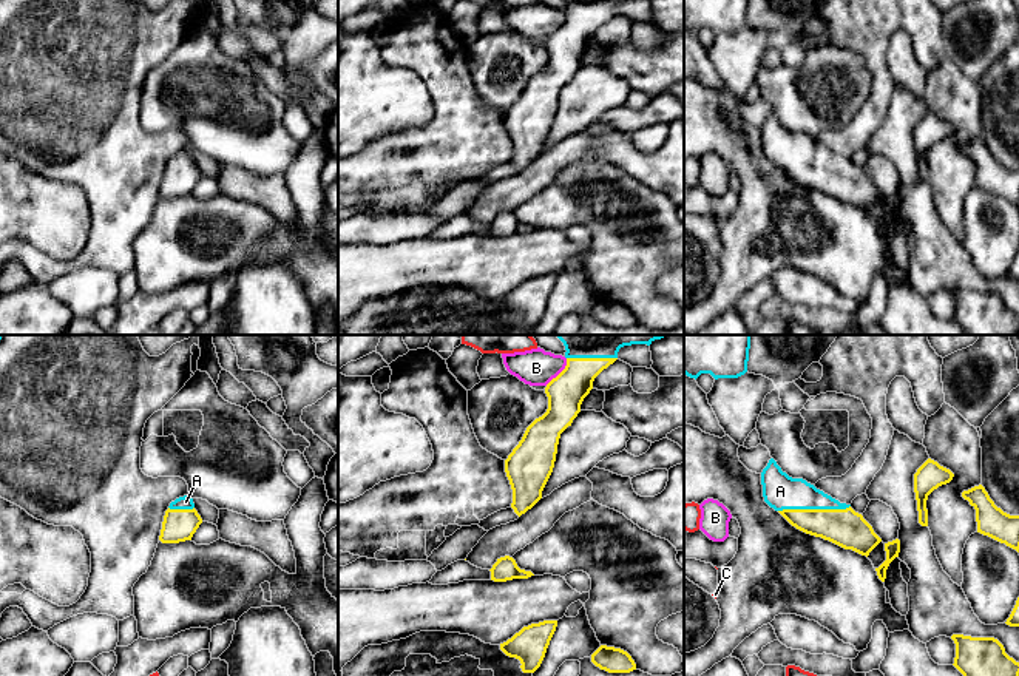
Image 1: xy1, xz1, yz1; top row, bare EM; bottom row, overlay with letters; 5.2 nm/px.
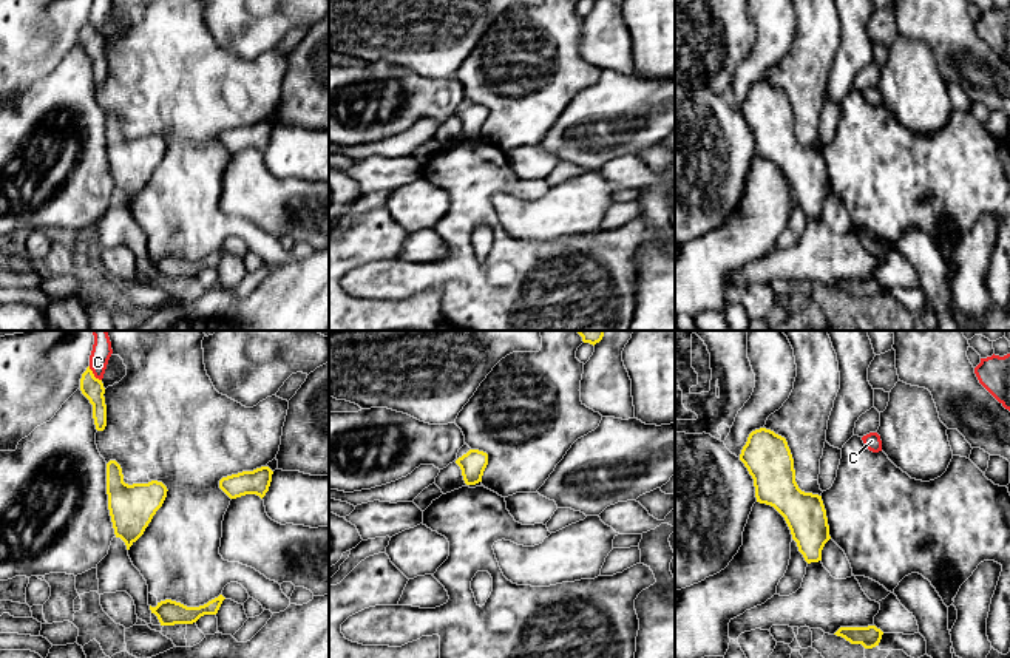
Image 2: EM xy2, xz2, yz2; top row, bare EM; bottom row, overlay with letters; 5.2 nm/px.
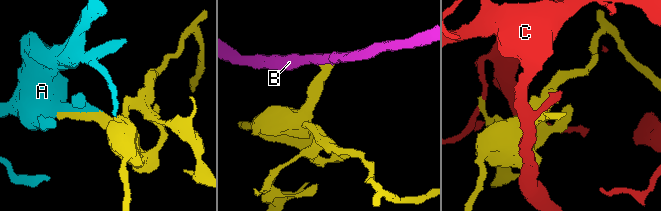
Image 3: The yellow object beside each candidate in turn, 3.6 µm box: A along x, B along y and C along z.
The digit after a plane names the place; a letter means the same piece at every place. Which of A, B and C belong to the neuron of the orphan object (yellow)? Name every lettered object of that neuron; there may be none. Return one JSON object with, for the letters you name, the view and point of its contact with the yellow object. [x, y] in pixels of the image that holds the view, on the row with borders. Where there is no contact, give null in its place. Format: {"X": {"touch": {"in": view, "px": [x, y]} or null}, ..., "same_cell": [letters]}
{"A": {"touch": {"in": "yz1", "px": [814, 510]}}, "same_cell": ["A"]}

